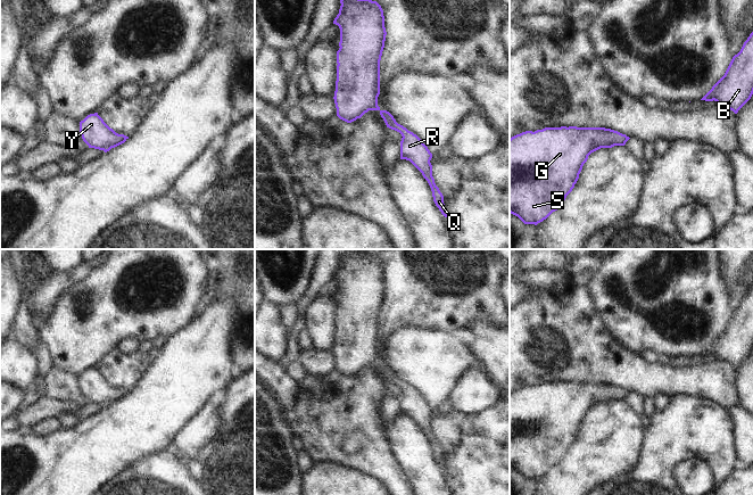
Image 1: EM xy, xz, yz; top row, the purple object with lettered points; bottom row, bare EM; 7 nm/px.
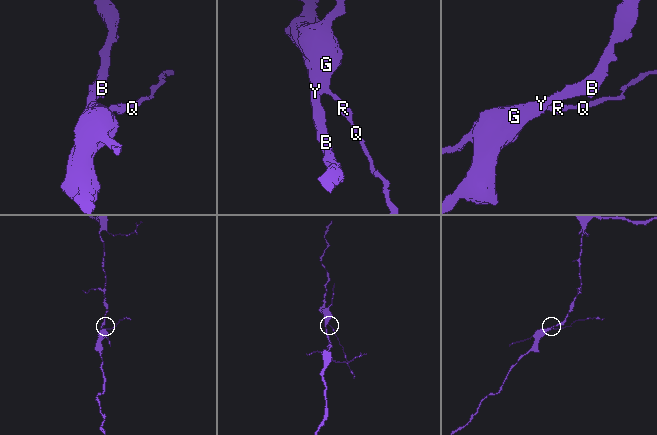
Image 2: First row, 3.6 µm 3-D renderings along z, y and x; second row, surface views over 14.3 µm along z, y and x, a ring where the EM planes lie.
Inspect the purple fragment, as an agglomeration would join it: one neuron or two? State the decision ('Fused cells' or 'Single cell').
Single cell

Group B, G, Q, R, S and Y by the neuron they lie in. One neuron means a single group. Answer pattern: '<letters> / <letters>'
B G Q R S Y

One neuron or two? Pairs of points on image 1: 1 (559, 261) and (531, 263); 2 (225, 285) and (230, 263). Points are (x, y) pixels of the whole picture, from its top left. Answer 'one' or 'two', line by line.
1: one
2: one

